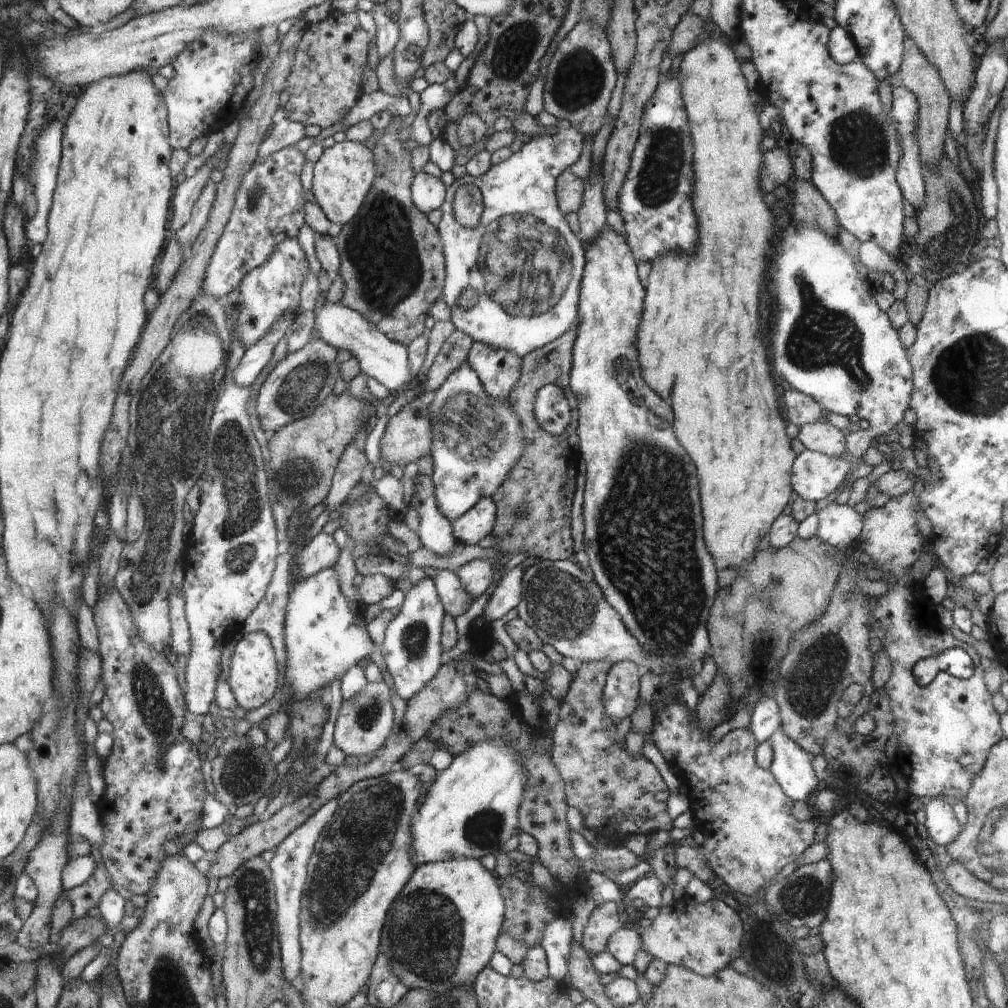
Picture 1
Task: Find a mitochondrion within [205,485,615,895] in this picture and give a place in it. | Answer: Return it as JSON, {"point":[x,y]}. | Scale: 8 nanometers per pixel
{"point":[559,604]}

